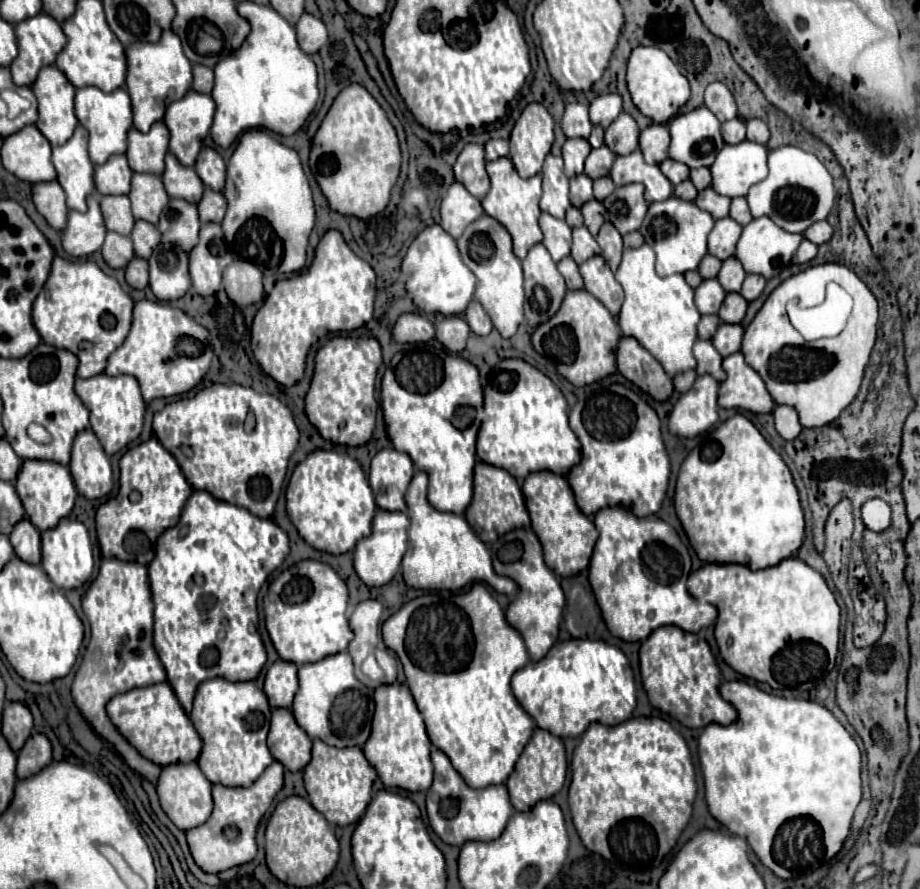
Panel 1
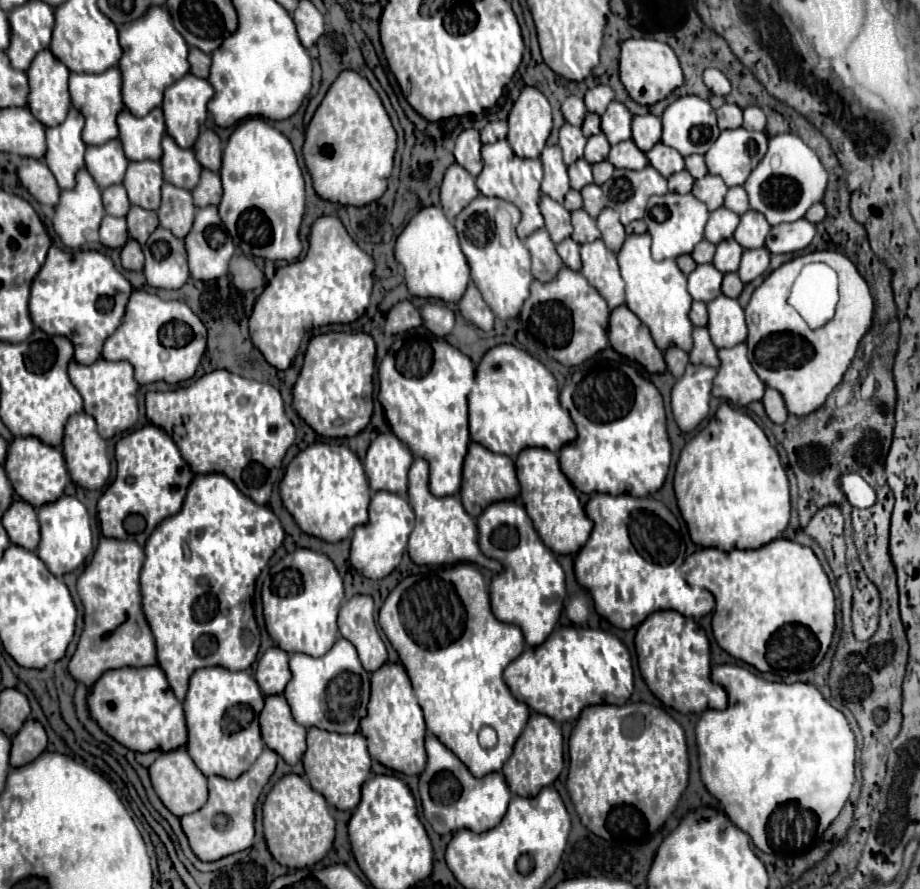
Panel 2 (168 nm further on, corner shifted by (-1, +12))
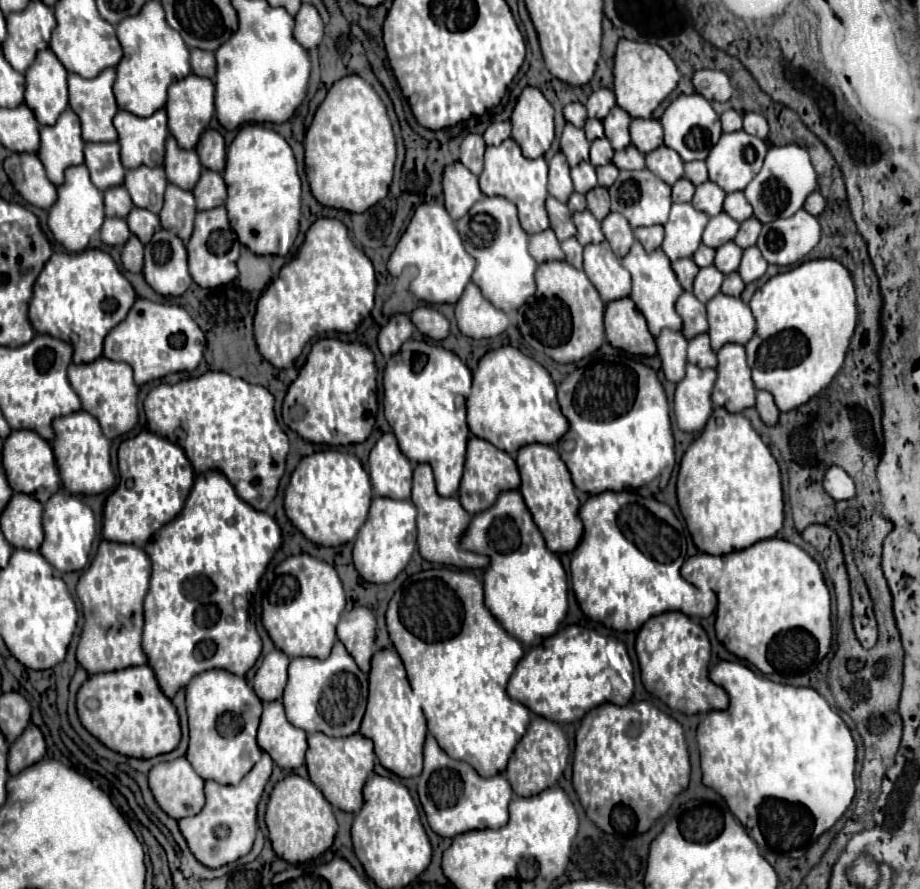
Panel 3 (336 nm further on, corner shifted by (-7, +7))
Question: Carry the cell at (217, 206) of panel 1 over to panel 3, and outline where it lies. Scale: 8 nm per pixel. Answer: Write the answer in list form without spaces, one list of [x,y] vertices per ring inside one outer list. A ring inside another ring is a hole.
[[[202,171],[200,181],[194,187],[194,197],[196,197],[196,207],[198,211],[204,209],[212,209],[212,207],[220,207],[226,201],[226,185],[220,173],[216,171]]]

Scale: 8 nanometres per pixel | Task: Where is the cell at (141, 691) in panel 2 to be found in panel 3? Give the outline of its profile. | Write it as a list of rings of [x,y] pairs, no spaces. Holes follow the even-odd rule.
[[[148,665],[90,675],[78,689],[76,707],[84,729],[120,755],[150,759],[174,751],[180,743],[182,731],[176,707],[160,691],[154,671]]]

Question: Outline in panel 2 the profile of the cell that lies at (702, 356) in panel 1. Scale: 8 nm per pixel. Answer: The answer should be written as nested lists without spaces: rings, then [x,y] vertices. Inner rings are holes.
[[[694,328],[694,348],[690,352],[690,362],[718,368],[720,360],[718,360],[716,352],[718,352],[718,348],[712,344],[708,330],[706,328]]]

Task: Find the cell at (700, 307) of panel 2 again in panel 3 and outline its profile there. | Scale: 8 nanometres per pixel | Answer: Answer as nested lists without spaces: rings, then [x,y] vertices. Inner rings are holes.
[[[684,291],[684,295],[680,295],[680,299],[676,299],[676,313],[684,319],[682,335],[686,339],[692,339],[692,337],[708,331],[706,305],[700,303],[690,291]]]

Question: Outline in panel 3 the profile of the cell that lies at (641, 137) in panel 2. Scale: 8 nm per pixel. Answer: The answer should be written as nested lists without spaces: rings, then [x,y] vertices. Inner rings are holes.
[[[632,119],[630,137],[632,137],[632,145],[640,153],[650,153],[664,143],[662,125],[656,119]]]

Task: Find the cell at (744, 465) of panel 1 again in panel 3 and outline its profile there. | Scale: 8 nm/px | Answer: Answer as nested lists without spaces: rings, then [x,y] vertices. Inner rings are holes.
[[[724,407],[712,411],[704,431],[698,439],[692,441],[692,445],[686,449],[680,461],[676,493],[680,513],[694,539],[694,545],[704,553],[726,555],[732,551],[740,551],[754,545],[756,541],[776,537],[776,533],[782,529],[784,501],[780,467],[766,443],[754,431],[752,423],[742,413],[728,413]]]

